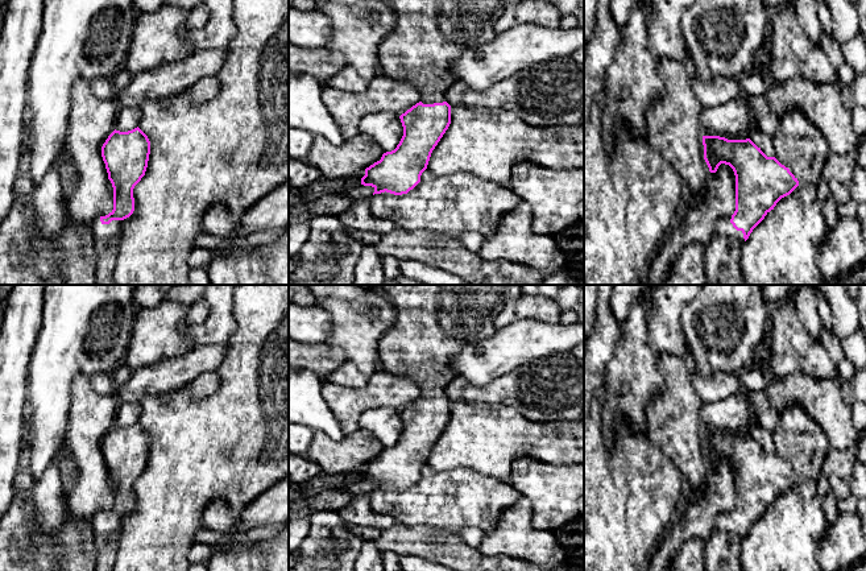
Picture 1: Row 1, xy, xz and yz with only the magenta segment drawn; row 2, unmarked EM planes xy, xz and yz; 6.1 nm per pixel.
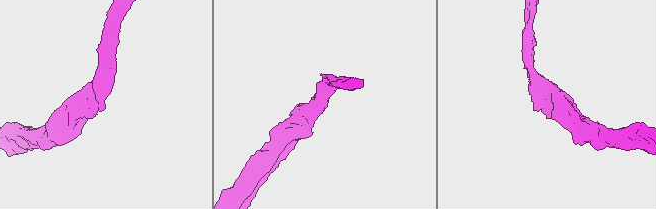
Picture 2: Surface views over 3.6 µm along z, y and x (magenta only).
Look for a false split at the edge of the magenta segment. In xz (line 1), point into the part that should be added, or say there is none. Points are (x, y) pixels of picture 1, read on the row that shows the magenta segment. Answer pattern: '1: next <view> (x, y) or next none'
1: next xz (429, 36)

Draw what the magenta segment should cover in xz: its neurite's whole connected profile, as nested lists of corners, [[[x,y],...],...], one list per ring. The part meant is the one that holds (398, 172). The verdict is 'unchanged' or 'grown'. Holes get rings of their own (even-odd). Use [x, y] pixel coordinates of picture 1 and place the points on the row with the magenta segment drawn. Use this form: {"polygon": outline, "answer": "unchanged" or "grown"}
{"polygon": [[[385,0],[397,17],[394,29],[378,46],[380,73],[394,79],[413,84],[420,92],[420,102],[399,116],[403,136],[391,152],[382,154],[381,160],[365,169],[361,185],[372,186],[374,194],[390,193],[394,195],[407,194],[419,182],[427,169],[430,157],[451,124],[451,105],[446,102],[446,91],[457,82],[452,73],[452,63],[468,49],[492,41],[497,34],[494,25],[507,5],[522,0]]], "answer": "grown"}

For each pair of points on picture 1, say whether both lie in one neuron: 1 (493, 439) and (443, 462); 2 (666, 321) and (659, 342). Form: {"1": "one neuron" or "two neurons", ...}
{"1": "one neuron", "2": "one neuron"}

